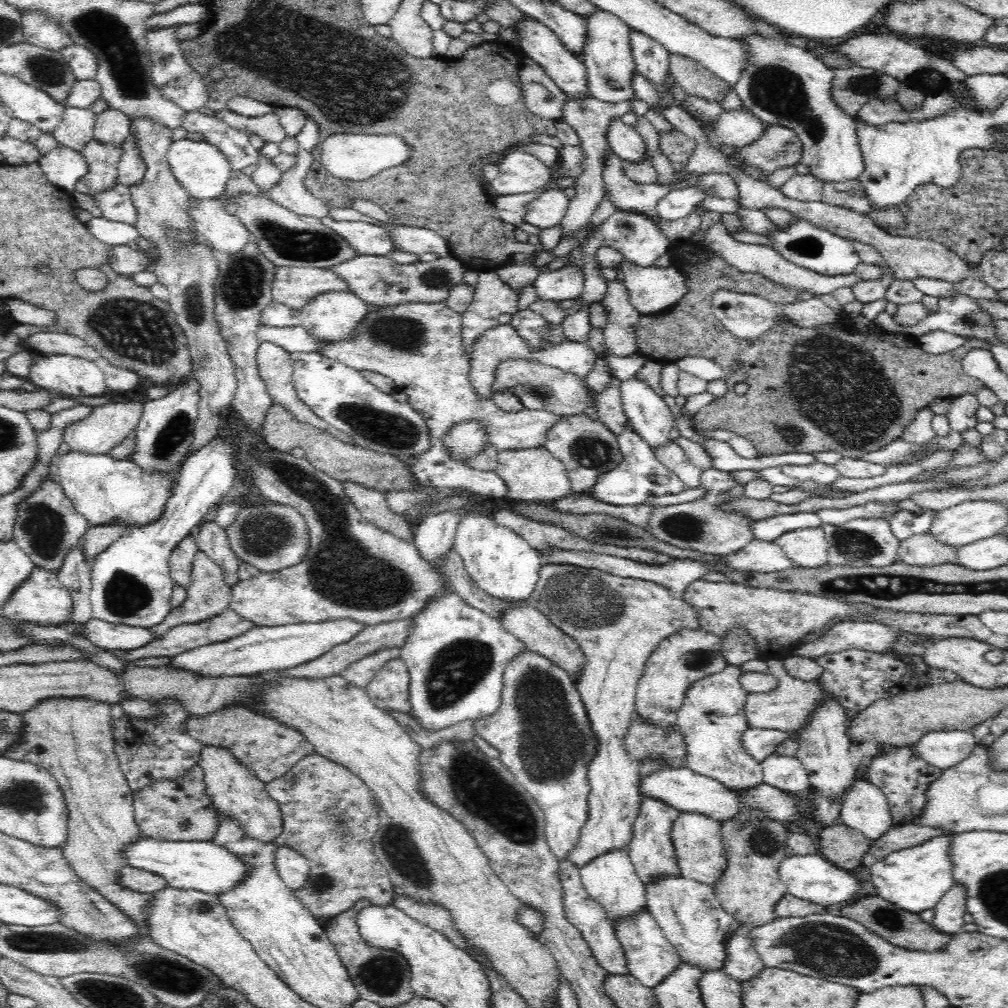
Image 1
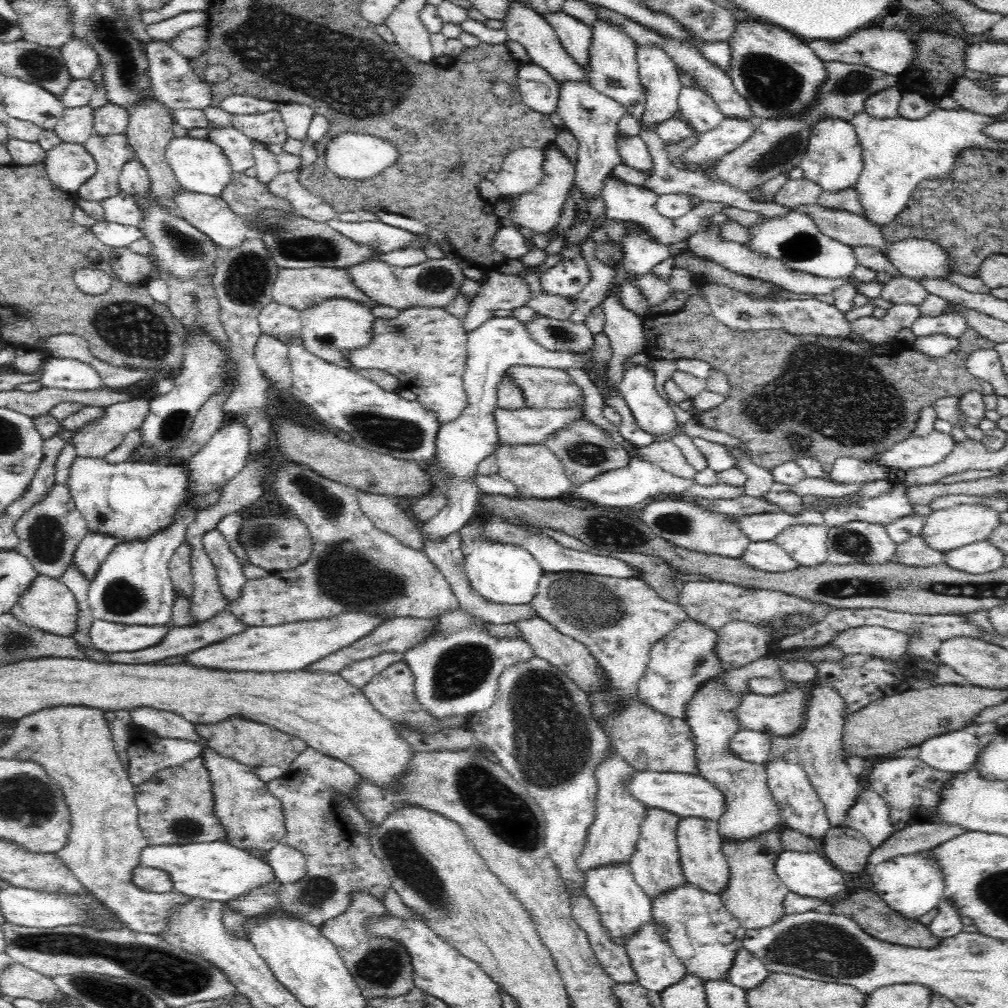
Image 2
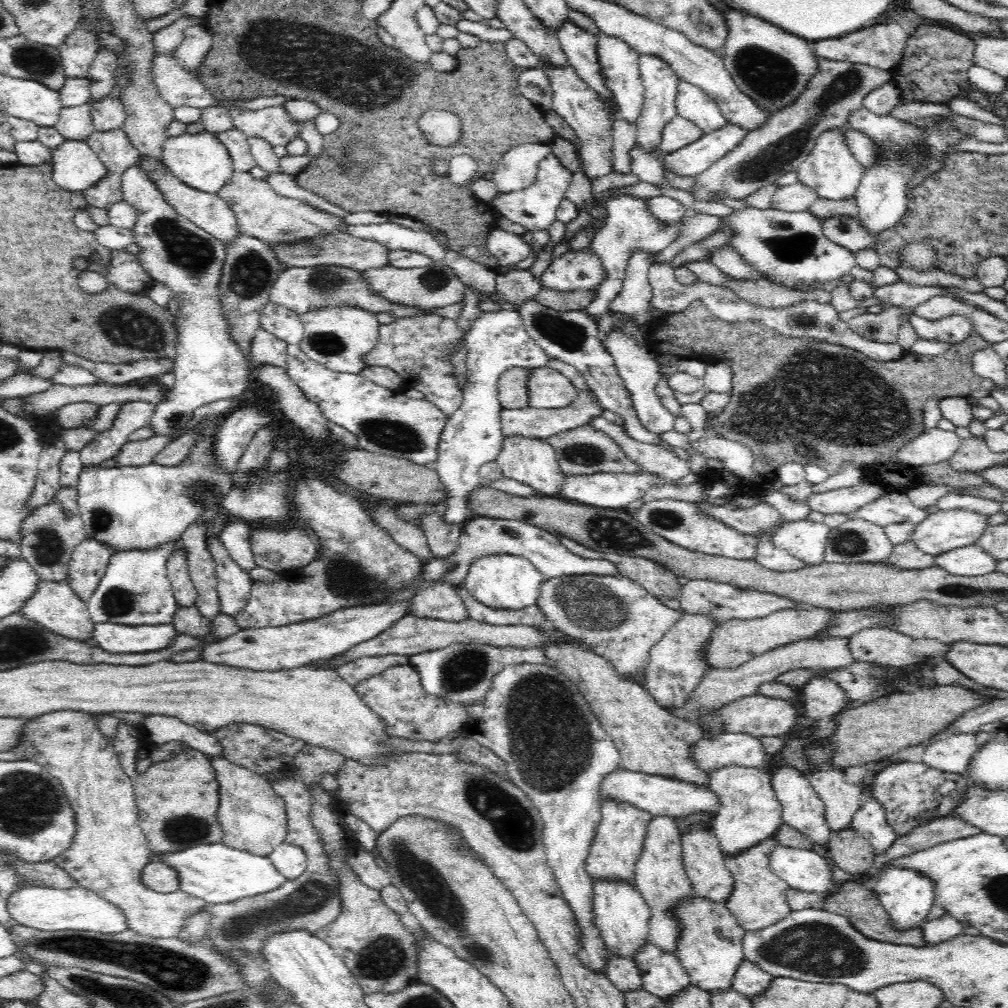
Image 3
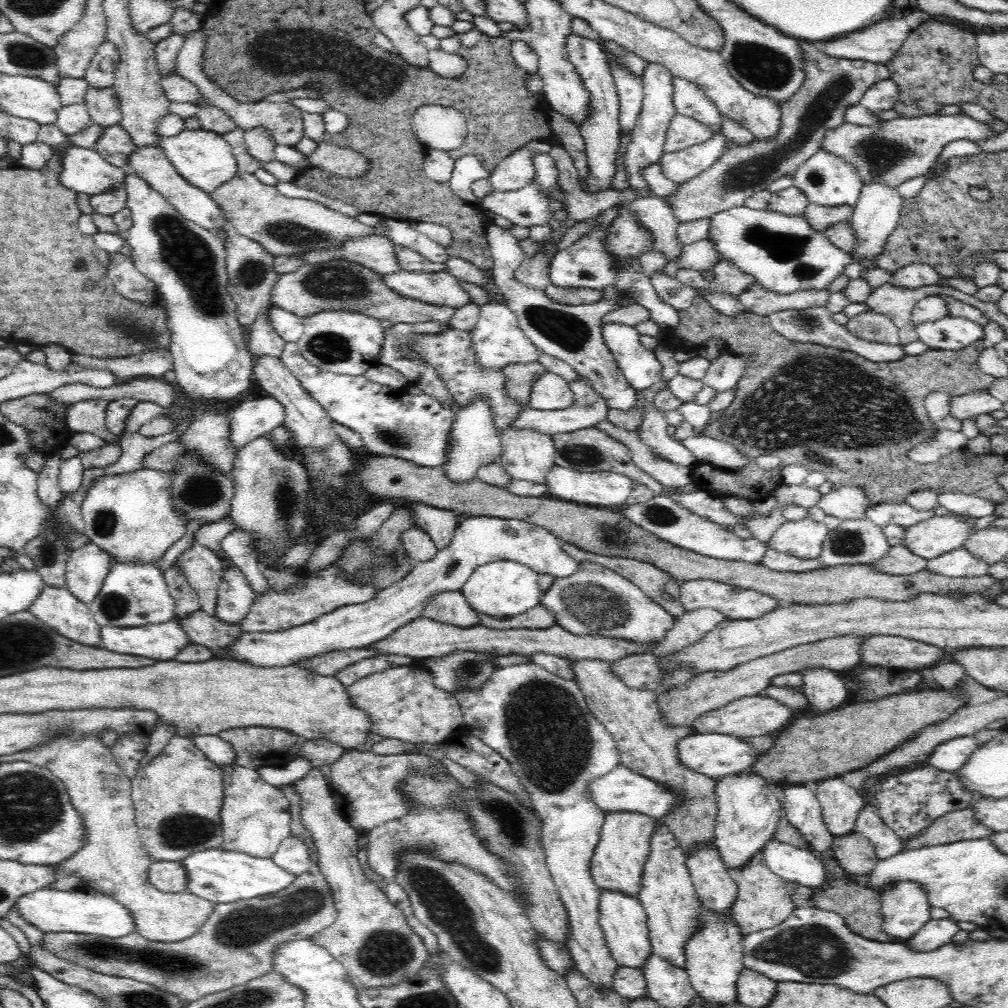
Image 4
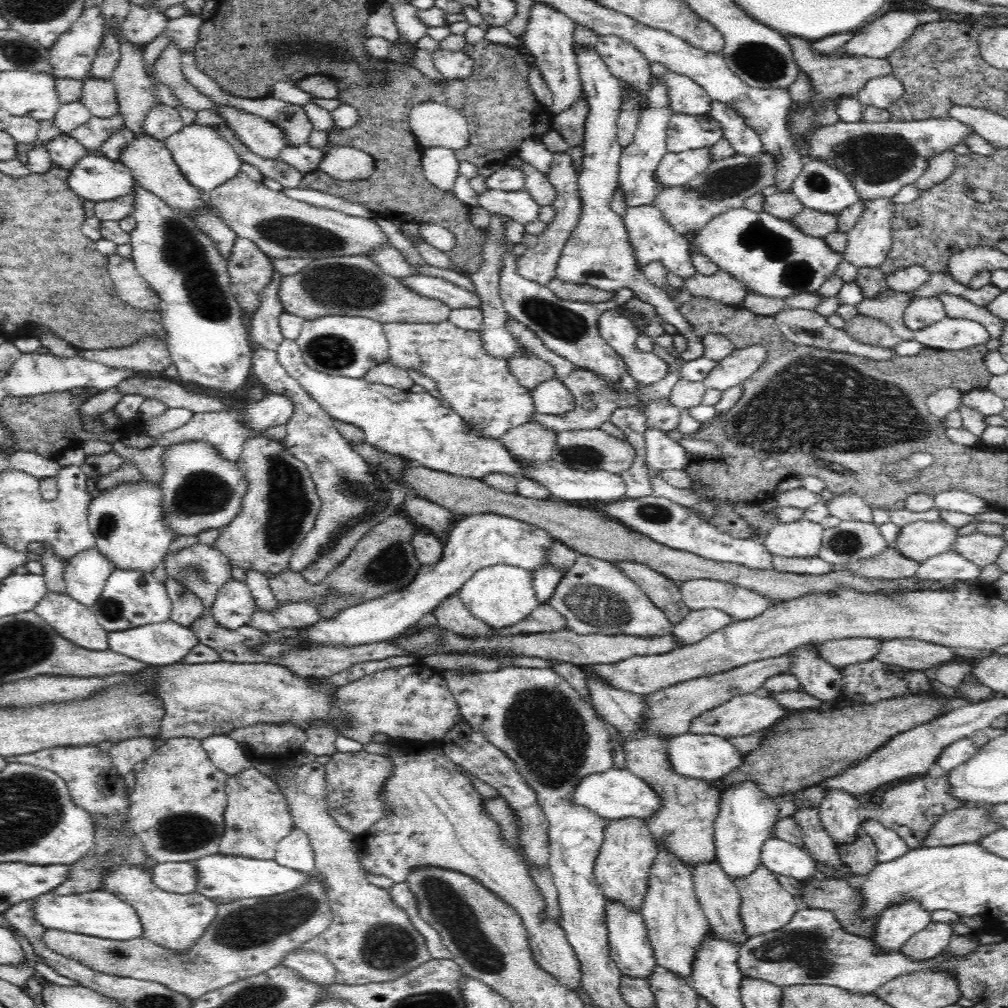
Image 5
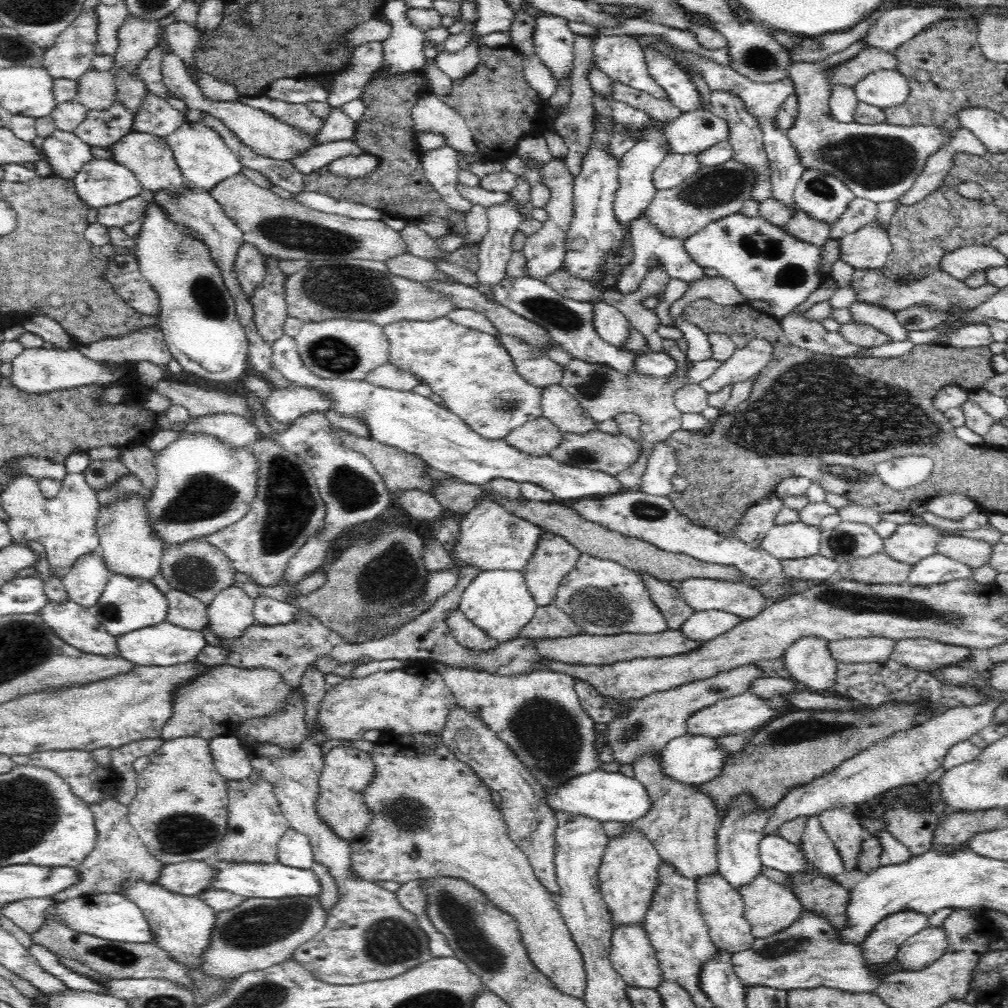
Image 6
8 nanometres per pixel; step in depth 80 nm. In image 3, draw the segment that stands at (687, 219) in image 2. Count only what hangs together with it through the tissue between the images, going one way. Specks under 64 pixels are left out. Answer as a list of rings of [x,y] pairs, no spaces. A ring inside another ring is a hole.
[[[616,193],[605,204],[607,217],[603,226],[595,232],[589,244],[592,252],[600,257],[602,265],[607,272],[606,278],[597,286],[596,298],[588,304],[585,311],[592,320],[600,322],[600,318],[609,312],[613,300],[620,294],[623,287],[626,267],[630,256],[636,249],[642,251],[662,252],[680,236],[682,220],[673,223],[662,223],[660,219],[650,213],[648,209],[649,198],[640,198],[634,195]]]

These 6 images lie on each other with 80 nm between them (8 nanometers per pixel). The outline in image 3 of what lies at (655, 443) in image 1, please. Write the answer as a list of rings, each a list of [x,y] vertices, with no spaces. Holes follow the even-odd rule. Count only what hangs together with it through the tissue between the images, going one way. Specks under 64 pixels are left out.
[[[610,330],[604,345],[614,357],[620,378],[623,380],[625,389],[630,393],[633,407],[643,427],[654,434],[660,435],[674,430],[675,416],[662,404],[658,393],[656,393],[656,384],[661,380],[661,375],[658,372],[660,367],[655,359],[657,354],[647,346],[638,346],[633,336],[628,336],[621,330]]]

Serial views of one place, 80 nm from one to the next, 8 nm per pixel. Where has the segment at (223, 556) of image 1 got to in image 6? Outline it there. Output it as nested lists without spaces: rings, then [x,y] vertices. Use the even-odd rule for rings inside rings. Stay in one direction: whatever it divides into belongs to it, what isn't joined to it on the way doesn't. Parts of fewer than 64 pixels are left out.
[[[226,588],[207,606],[208,627],[222,639],[236,638],[255,624],[254,607],[255,602],[245,590]]]

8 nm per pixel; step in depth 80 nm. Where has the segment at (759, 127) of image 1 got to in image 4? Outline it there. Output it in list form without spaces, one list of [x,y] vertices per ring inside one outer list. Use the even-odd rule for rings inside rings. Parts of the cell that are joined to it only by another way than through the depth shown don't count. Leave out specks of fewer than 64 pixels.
[[[716,132],[712,138],[700,144],[676,152],[664,153],[659,160],[662,173],[677,185],[688,182],[708,170],[731,145],[734,144],[730,144],[730,139],[726,135]]]

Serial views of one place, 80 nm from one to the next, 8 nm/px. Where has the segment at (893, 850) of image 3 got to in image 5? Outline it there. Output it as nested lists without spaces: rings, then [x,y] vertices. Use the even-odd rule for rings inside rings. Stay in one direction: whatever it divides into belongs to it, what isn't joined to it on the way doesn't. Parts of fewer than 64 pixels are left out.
[[[988,806],[956,808],[943,814],[921,842],[922,847],[975,843],[1000,829],[989,819]]]

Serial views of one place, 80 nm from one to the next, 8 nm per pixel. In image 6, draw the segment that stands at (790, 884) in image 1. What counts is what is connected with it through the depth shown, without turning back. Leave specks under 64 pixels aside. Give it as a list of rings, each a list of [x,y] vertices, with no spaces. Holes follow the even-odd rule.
[[[778,834],[766,835],[759,844],[763,866],[788,874],[800,874],[811,871],[808,859],[797,844],[782,838]]]

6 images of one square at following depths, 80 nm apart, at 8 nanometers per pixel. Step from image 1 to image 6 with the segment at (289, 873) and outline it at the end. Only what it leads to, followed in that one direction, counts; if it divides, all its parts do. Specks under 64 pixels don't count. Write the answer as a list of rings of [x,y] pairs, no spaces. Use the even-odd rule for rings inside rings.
[[[289,828],[279,840],[277,861],[284,866],[310,870],[315,860],[308,835]]]

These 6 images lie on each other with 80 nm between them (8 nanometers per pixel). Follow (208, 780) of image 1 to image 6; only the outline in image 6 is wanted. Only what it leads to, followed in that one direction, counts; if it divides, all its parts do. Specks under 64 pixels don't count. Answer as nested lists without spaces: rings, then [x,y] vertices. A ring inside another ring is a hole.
[[[256,771],[242,780],[227,779],[227,783],[227,831],[220,841],[215,858],[222,861],[275,863],[279,840],[290,828],[290,823],[282,813],[274,785]]]

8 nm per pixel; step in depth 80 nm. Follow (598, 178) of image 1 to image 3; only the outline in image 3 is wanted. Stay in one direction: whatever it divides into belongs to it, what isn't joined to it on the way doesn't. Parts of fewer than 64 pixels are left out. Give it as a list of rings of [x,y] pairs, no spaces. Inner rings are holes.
[[[544,66],[550,87],[552,87],[552,106],[580,139],[579,160],[584,174],[590,181],[614,171],[614,153],[612,153],[614,124],[620,118],[615,99],[604,99],[600,93],[590,88],[572,66]]]

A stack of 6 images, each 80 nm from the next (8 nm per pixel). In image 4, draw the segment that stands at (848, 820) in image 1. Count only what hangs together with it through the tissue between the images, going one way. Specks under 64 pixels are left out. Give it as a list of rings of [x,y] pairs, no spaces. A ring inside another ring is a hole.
[[[872,804],[864,805],[859,810],[853,830],[869,838],[879,860],[897,855],[902,850],[903,840],[884,824]]]

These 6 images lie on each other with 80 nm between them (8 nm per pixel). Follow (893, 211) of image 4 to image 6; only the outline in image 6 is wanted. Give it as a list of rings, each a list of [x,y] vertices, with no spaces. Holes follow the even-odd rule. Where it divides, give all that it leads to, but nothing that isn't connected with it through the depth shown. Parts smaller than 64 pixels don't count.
[[[876,217],[860,230],[838,241],[840,241],[841,260],[855,269],[880,269],[886,265],[892,251],[889,234],[884,227],[878,225]]]

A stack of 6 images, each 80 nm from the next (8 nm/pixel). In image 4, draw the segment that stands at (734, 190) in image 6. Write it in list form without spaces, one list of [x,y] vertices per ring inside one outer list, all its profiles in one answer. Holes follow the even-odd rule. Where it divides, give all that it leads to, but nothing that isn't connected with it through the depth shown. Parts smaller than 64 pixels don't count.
[[[799,42],[806,60],[806,76],[798,92],[780,105],[780,131],[771,139],[756,137],[749,145],[733,145],[708,170],[678,185],[674,196],[664,198],[666,205],[674,209],[678,224],[710,219],[714,214],[742,206],[746,198],[766,190],[778,178],[794,175],[801,164],[816,154],[826,131],[845,124],[847,109],[860,103],[864,92],[876,82],[891,78],[891,71],[884,64],[834,58],[820,50],[817,43]]]

